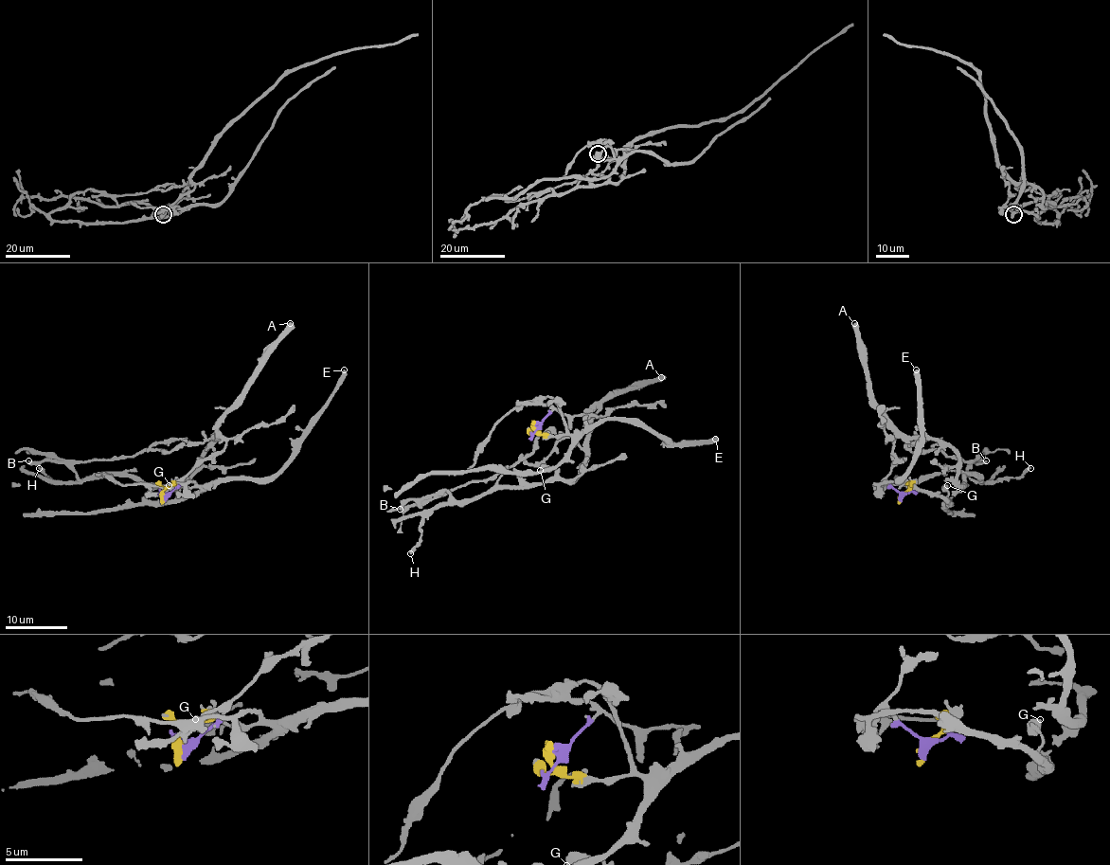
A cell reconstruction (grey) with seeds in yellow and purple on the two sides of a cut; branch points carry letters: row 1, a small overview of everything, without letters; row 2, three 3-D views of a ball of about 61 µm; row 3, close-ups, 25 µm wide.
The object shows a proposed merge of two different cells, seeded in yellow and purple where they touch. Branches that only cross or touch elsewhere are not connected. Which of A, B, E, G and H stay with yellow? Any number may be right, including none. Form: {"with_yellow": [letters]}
{"with_yellow": ["E", "G"]}

